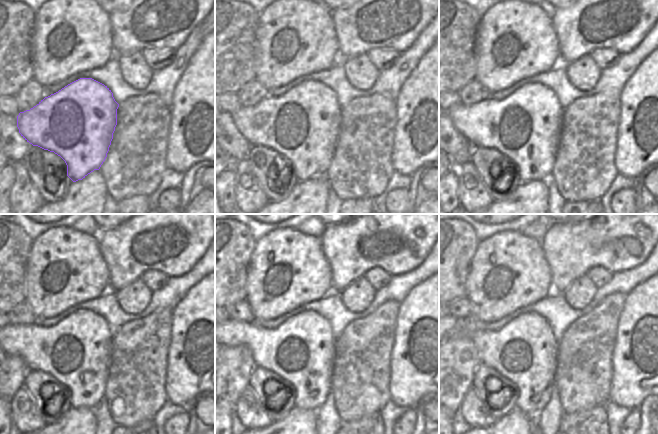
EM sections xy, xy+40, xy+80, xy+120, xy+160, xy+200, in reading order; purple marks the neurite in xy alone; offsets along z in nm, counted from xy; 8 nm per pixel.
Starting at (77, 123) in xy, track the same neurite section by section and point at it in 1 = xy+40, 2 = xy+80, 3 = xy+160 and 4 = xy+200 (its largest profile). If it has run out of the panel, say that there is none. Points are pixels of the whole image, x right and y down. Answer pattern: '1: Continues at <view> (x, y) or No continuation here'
1: Continues at xy+40 (303, 124)
2: Continues at xy+80 (526, 126)
3: Continues at xy+160 (301, 350)
4: Continues at xy+200 (524, 351).

